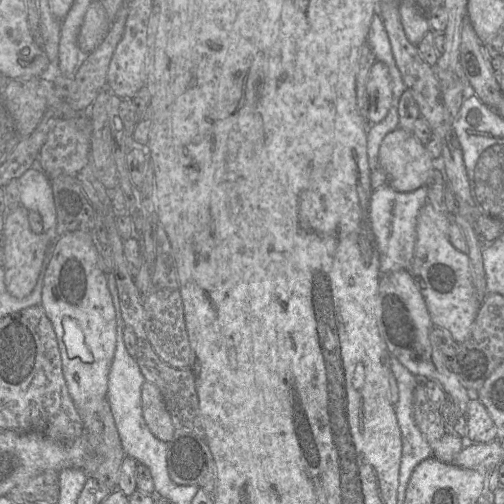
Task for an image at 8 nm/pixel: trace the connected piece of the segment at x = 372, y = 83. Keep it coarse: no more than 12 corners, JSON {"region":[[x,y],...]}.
{"region":[[375,61],[367,79],[367,120],[381,122],[392,105],[387,66]]}

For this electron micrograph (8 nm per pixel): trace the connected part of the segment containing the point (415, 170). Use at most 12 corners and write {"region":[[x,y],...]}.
{"region":[[389,132],[379,165],[399,192],[426,184],[432,158],[413,132]]}

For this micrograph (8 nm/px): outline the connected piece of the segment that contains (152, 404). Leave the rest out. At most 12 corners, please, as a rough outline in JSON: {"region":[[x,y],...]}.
{"region":[[145,382],[143,416],[156,438],[168,443],[176,429],[160,390]]}

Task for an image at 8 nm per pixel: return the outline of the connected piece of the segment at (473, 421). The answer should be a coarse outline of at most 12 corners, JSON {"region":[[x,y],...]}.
{"region":[[470,398],[465,416],[470,442],[496,439],[496,425],[485,406]]}

